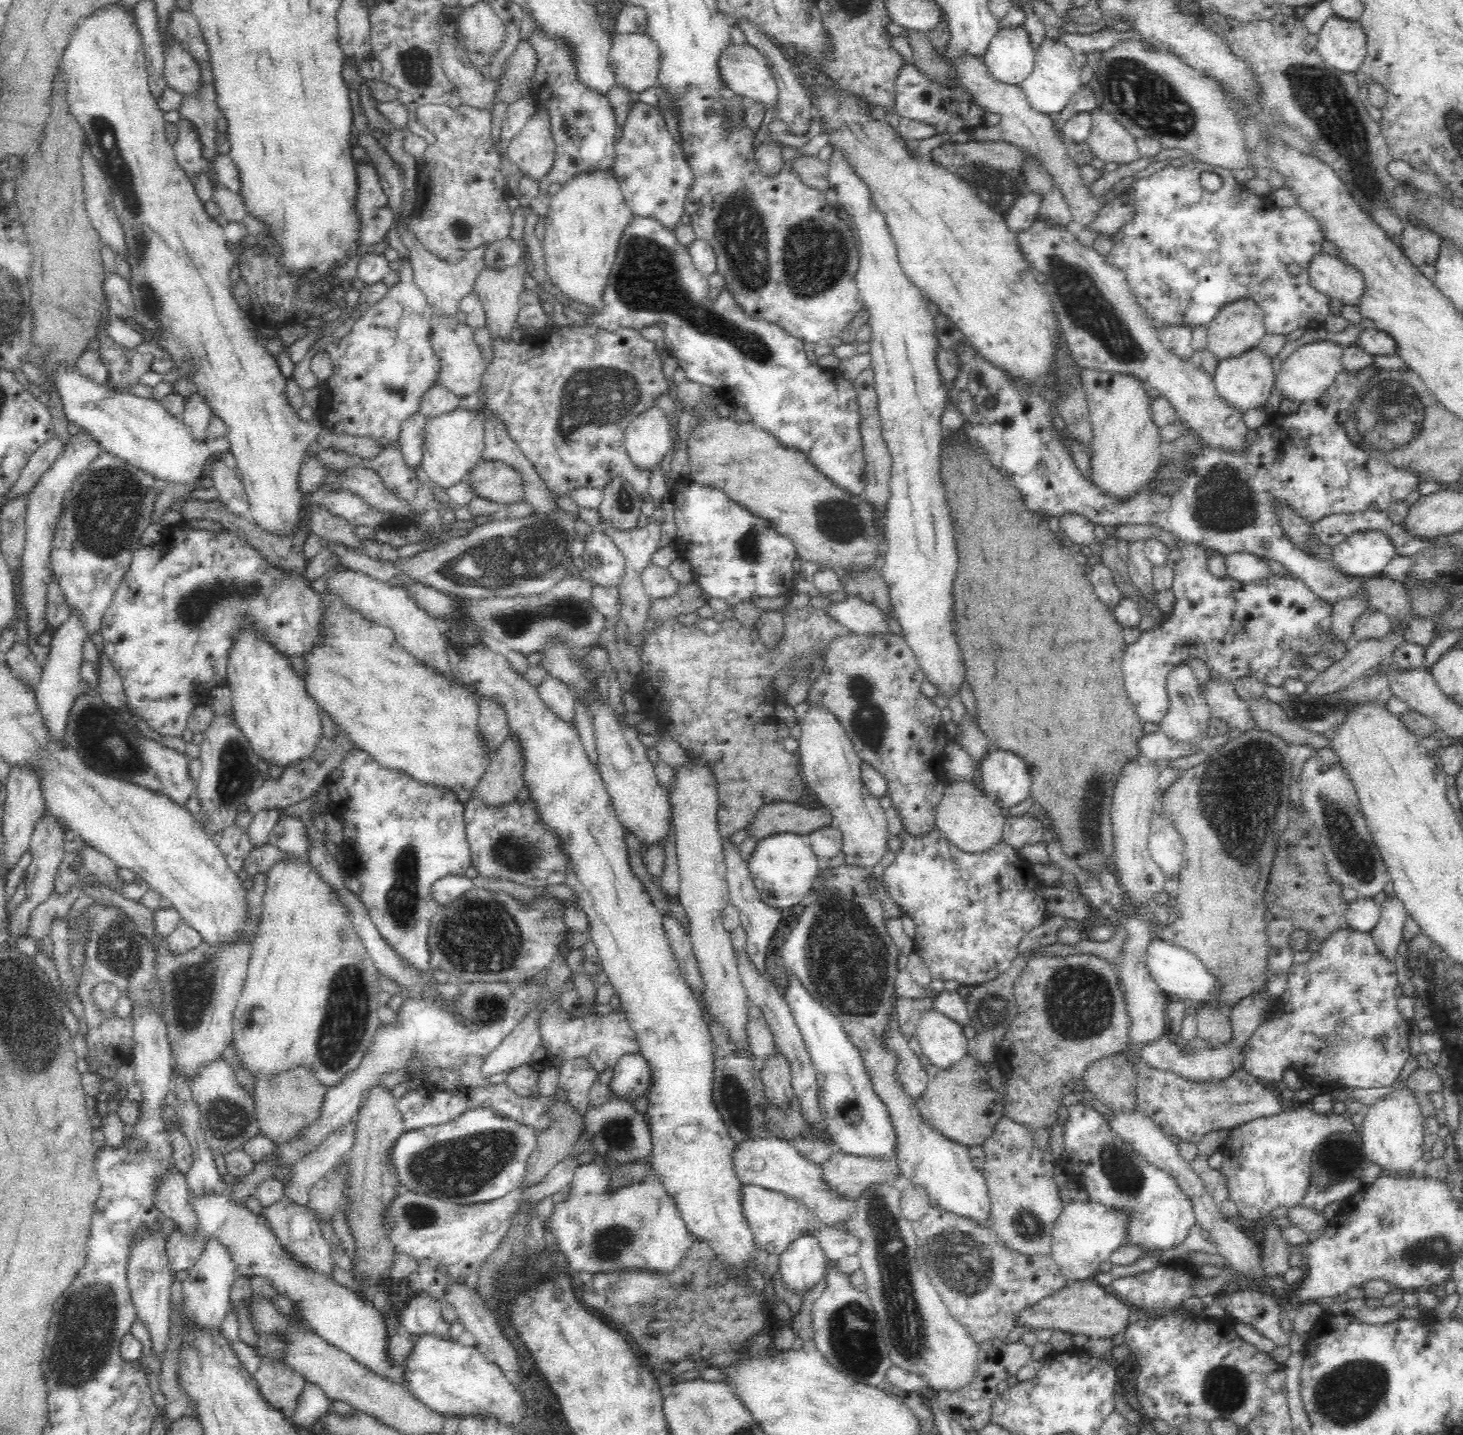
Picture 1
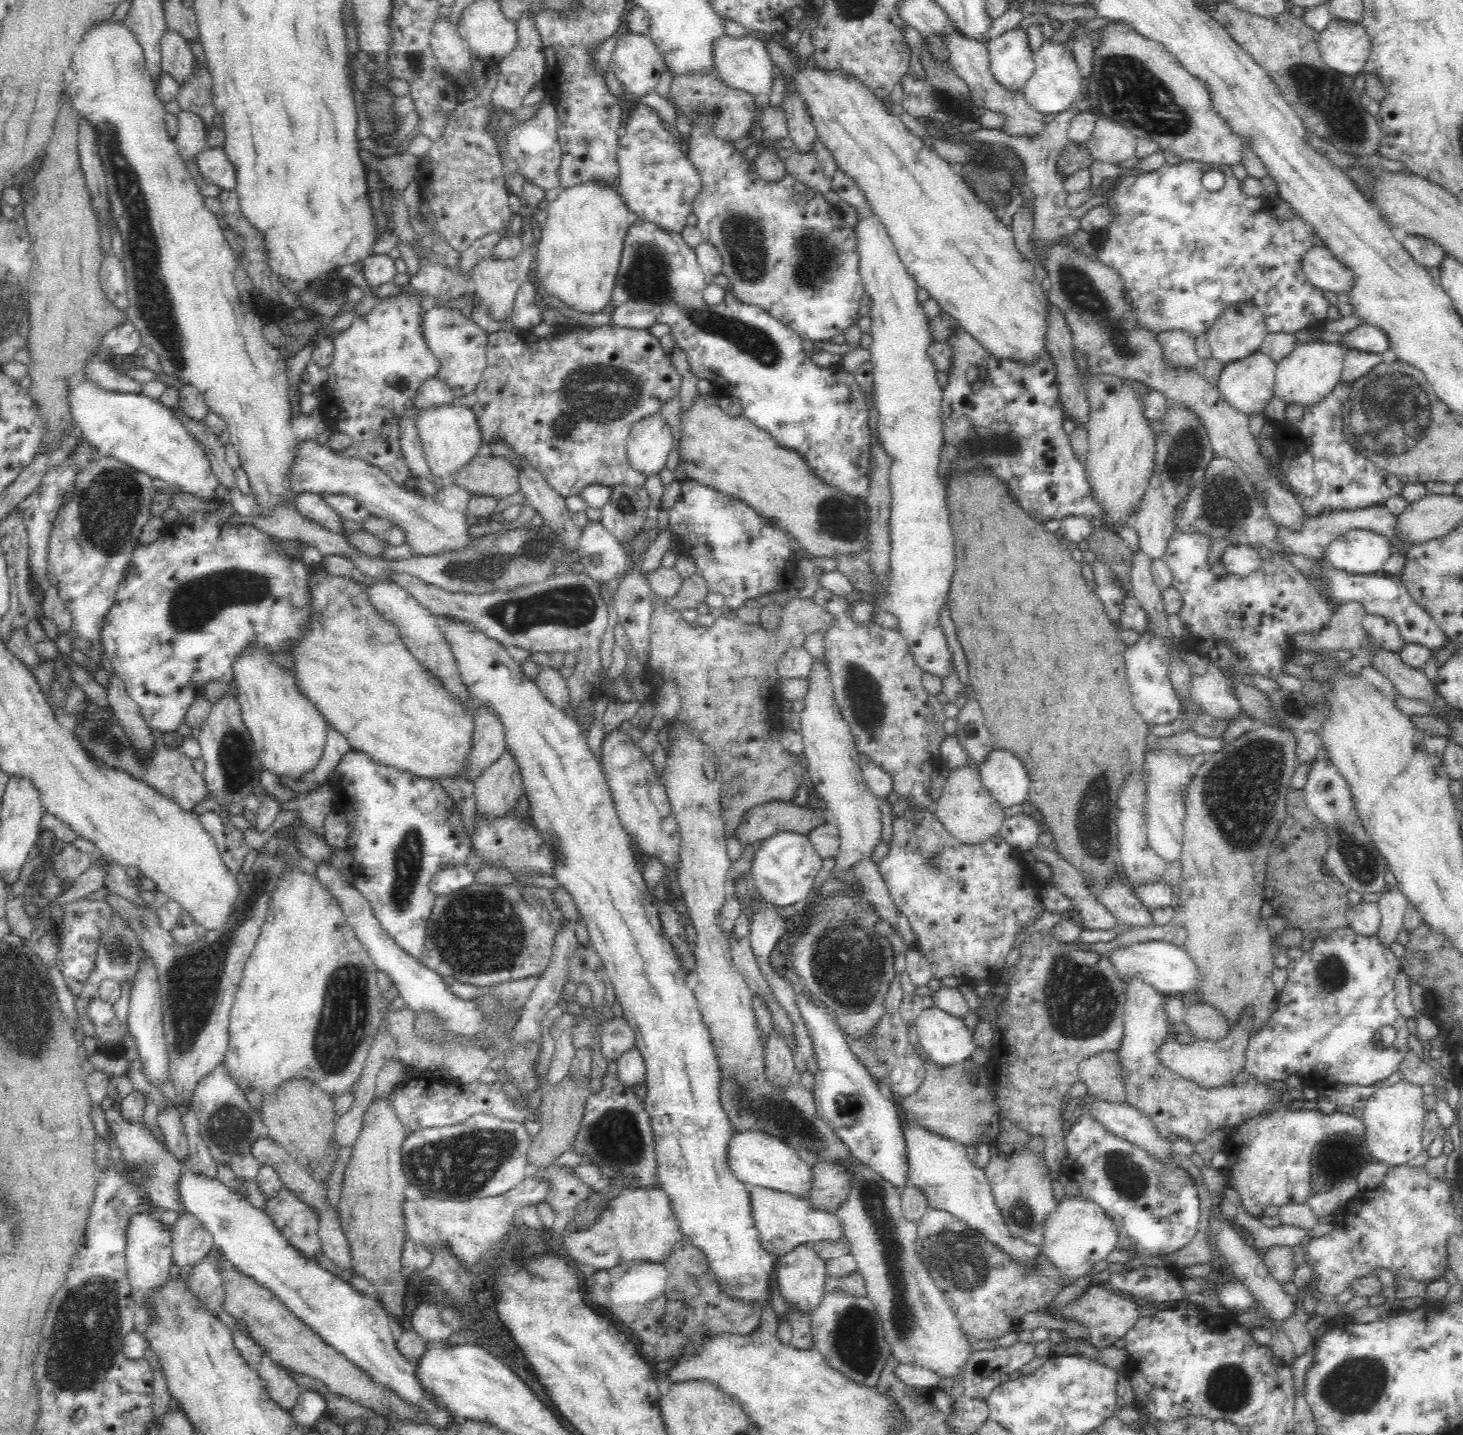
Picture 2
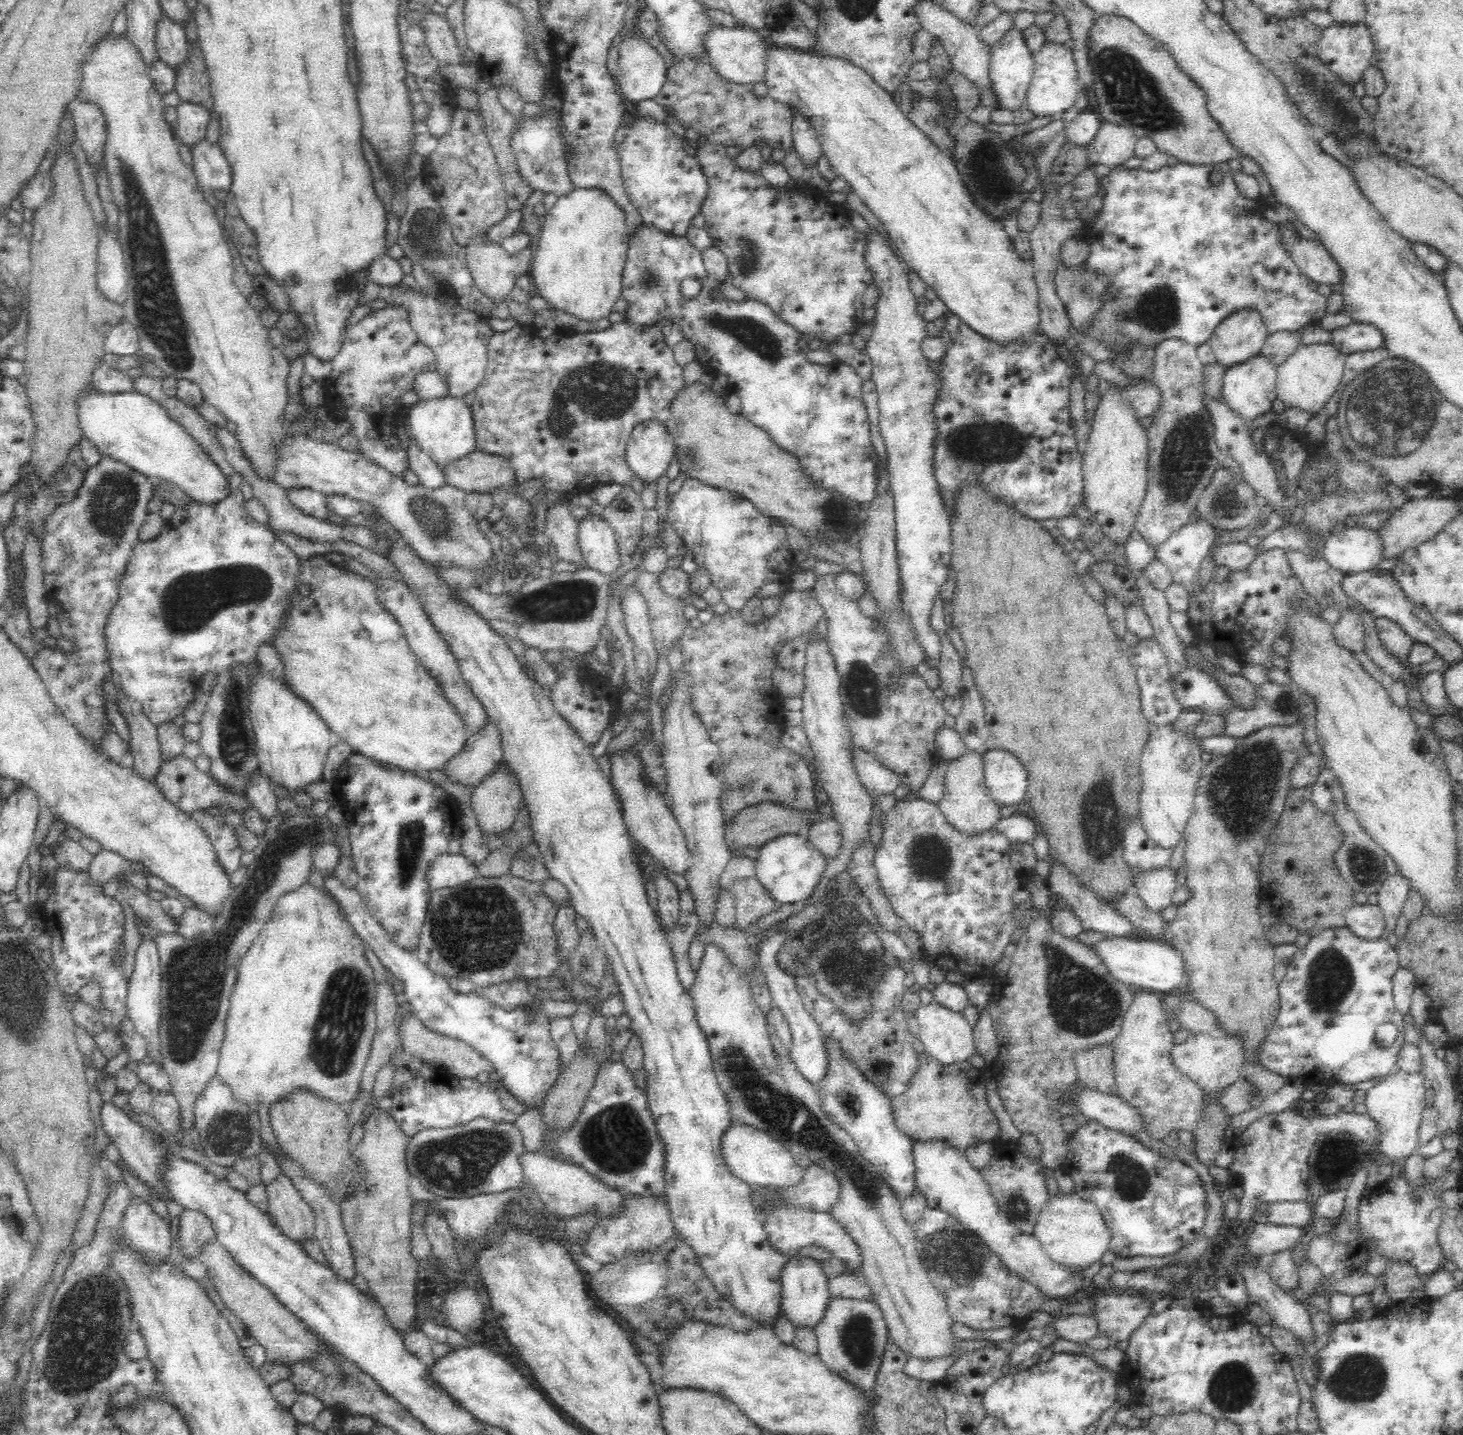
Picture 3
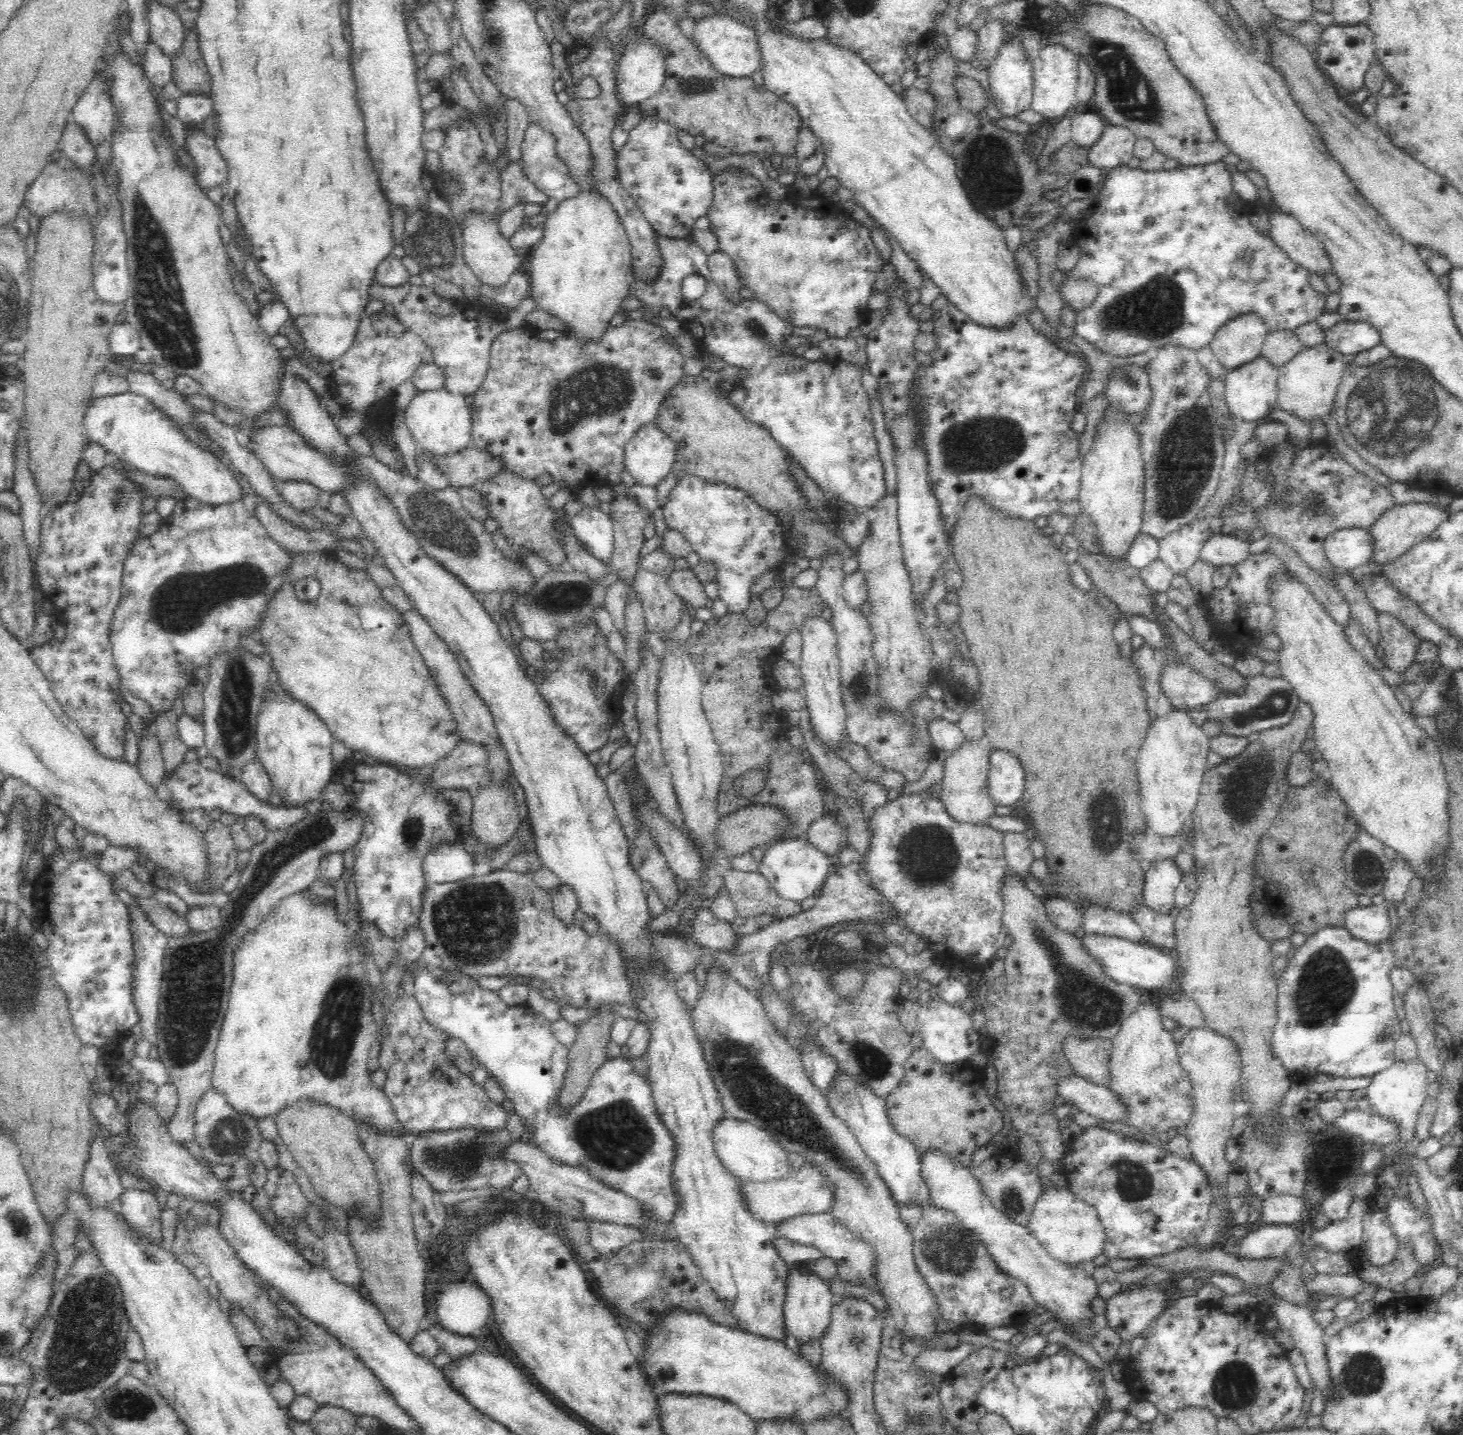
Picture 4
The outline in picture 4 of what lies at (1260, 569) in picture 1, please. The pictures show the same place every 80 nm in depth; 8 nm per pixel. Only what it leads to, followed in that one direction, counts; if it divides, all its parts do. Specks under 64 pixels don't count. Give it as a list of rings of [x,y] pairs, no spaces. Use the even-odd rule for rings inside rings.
[[[1213,533],[1208,535],[1198,549],[1198,558],[1202,562],[1214,565],[1234,565],[1241,567],[1249,556],[1249,543],[1229,533]]]

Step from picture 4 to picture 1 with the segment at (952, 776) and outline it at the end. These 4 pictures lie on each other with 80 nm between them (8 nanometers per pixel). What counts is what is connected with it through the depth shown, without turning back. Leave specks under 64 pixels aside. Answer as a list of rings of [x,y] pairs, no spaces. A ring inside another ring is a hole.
[[[976,778],[972,779],[947,779],[943,788],[942,800],[938,803],[935,823],[956,846],[967,851],[983,851],[990,848],[996,841],[1001,839],[1003,833],[1004,816],[1002,807],[986,796],[985,790],[980,786]]]

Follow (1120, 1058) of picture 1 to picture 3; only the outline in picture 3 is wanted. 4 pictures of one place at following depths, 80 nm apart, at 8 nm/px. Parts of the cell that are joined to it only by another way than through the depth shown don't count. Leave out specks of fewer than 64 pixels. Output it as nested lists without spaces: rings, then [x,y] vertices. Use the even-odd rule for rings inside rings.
[[[1099,1044],[1078,1049],[1071,1054],[1077,1071],[1077,1081],[1102,1092],[1116,1093],[1113,1045]]]

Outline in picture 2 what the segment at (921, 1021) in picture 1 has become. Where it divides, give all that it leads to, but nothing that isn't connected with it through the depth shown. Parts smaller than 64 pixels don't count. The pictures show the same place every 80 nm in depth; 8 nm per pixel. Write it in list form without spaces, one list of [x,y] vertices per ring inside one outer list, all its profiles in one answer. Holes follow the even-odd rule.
[[[936,1006],[920,1008],[915,1023],[919,1034],[918,1044],[941,1067],[963,1063],[971,1058],[977,1048],[964,1018]]]

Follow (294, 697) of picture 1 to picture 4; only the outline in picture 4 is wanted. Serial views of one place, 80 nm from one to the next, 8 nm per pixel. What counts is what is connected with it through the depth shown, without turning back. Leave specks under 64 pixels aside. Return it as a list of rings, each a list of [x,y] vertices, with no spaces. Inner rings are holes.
[[[287,695],[282,696],[282,698],[279,698],[279,696],[268,696],[266,698],[266,706],[260,710],[260,716],[258,716],[258,727],[256,730],[256,738],[257,738],[257,752],[256,757],[262,761],[262,765],[264,765],[264,768],[266,769],[266,772],[268,773],[268,776],[271,780],[271,788],[274,789],[279,796],[281,797],[281,802],[285,807],[303,807],[306,806],[306,804],[310,804],[310,802],[318,802],[322,801],[322,796],[324,796],[324,788],[330,784],[330,781],[332,781],[334,773],[337,770],[337,767],[334,764],[334,759],[332,756],[332,734],[331,731],[324,725],[324,722],[322,722],[316,714],[311,712],[309,708],[306,708],[306,706],[302,705],[301,702],[298,702],[296,700],[291,700],[291,698]]]

